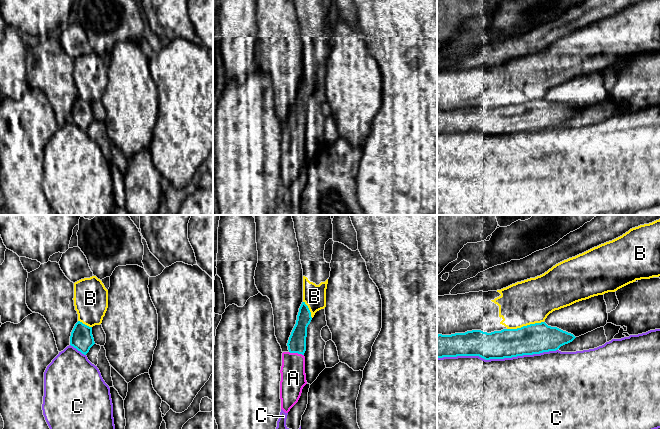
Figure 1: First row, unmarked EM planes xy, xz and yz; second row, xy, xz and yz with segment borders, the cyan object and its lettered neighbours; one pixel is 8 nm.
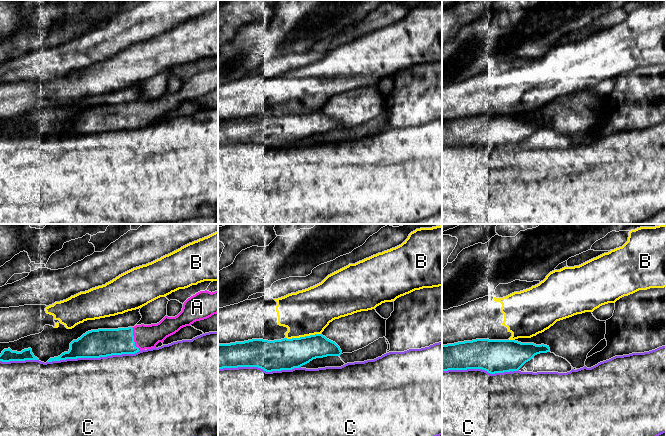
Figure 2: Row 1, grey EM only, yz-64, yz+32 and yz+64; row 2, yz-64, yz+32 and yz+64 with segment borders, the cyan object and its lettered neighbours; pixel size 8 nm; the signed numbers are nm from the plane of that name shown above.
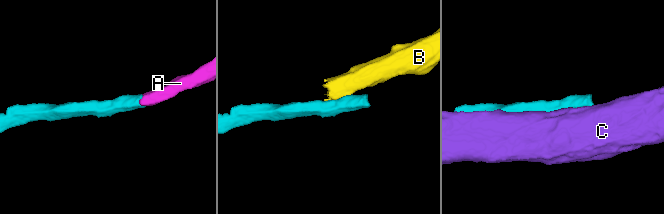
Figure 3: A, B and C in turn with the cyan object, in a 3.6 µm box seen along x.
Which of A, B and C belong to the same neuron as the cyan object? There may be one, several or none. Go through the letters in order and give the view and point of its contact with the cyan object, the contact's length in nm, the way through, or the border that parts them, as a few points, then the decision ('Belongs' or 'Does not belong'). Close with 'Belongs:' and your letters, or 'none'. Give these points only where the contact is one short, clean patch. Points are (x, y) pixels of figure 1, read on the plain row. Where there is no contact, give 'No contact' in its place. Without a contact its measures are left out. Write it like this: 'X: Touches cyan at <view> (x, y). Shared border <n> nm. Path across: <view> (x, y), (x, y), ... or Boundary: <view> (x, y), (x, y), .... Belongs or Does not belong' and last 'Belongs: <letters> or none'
A: Touches cyan at xz (296, 128). Shared border 120 nm. Path across: xz (297, 117), (296, 128), (293, 138), (293, 154). Belongs
B: Touches cyan at yz (525, 102). Shared border 300 nm. Boundary: yz (543, 97), (507, 105). Does not belong
C: Touches cyan at yz (497, 134). Shared border 950 nm. Does not belong
Belongs: A

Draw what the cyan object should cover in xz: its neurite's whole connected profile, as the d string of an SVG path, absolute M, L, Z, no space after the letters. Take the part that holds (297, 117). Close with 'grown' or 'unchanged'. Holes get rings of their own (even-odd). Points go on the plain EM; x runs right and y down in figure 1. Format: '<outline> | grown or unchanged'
M302 78L296 100L291 108L287 122L288 128L282 129L280 175L281 185L288 189L298 178L303 163L307 160L305 133L307 103L312 96L311 88Z | grown

